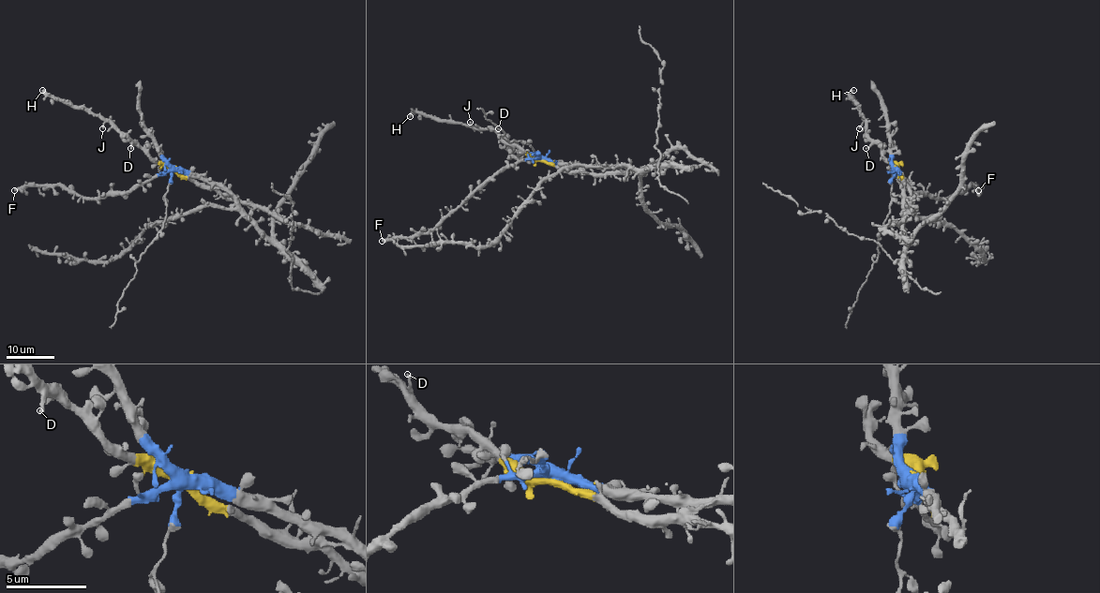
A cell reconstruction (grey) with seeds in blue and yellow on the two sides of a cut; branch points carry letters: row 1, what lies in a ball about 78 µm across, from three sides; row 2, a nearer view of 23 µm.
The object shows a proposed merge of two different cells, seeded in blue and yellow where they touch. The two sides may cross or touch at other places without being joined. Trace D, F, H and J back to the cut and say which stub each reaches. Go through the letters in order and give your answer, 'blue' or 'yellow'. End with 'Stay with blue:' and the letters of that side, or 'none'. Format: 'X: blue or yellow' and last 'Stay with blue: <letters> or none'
D: yellow
F: blue
H: yellow
J: yellow
Stay with blue: F

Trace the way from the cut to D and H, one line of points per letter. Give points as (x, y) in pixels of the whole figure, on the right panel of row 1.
D: (897, 169), (882, 155), (882, 149), (877, 143), (866, 148)
H: (897, 169), (866, 134), (866, 124), (851, 97), (853, 91)

